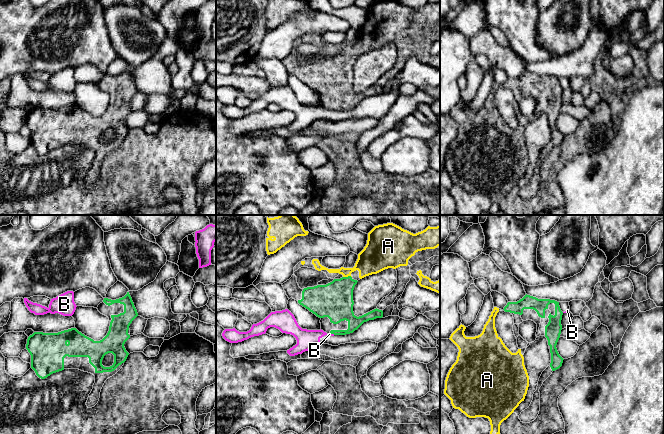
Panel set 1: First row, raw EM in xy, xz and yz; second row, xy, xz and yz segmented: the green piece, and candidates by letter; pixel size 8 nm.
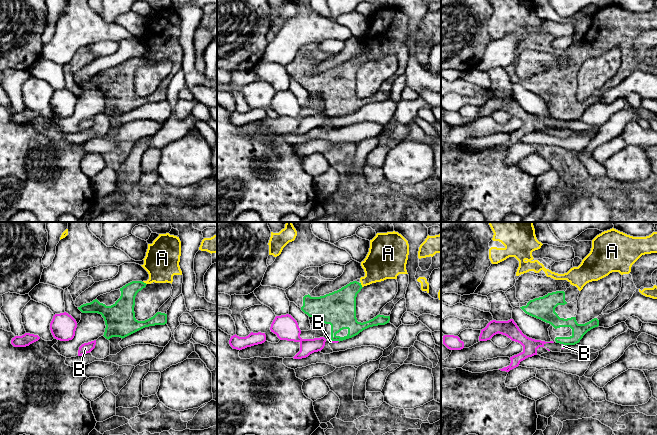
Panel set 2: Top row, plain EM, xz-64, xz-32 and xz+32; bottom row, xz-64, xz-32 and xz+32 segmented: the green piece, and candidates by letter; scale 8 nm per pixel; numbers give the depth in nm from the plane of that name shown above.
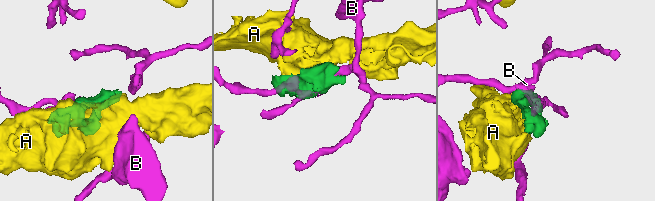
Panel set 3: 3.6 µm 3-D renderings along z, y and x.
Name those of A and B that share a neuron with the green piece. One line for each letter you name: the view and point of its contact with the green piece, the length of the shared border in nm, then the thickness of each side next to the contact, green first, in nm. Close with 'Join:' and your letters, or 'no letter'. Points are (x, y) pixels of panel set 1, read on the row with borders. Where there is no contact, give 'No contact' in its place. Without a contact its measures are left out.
A: Touches green at xz (348, 276). Shared border 70 nm. Thickness 300 nm (green) against 220 nm
Join: A

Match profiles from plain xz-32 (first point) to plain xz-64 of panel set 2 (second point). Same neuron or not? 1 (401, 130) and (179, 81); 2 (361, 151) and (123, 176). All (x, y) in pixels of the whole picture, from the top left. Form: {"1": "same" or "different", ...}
{"1": "same", "2": "same"}

